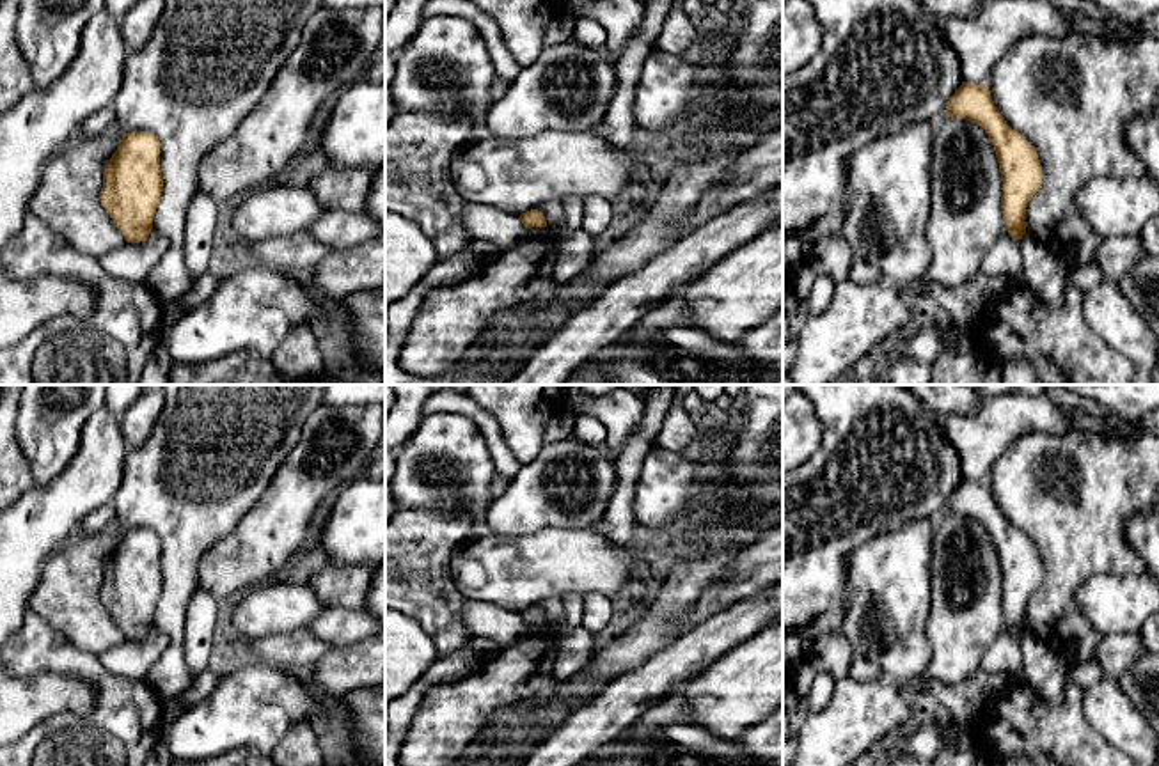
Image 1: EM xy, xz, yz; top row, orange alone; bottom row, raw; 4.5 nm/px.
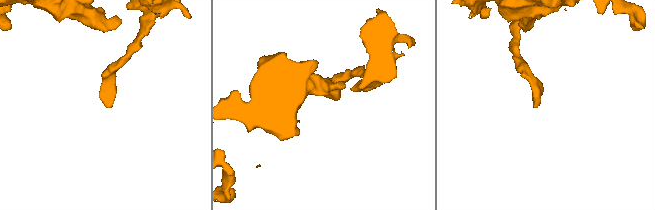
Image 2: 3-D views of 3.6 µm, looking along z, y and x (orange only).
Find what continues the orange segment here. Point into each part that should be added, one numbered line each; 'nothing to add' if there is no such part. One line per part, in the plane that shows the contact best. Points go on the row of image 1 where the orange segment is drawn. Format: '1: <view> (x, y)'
nothing to add

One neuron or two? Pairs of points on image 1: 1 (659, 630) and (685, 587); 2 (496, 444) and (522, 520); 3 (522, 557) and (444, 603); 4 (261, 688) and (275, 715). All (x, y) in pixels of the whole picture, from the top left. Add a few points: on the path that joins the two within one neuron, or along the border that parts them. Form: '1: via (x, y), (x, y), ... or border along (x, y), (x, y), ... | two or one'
1: via (661, 619), (675, 598) | one
2: border along (522, 465), (508, 481) | two
3: border along (453, 554), (451, 580), (464, 598) | two
4: via (267, 695), (274, 708) | one

